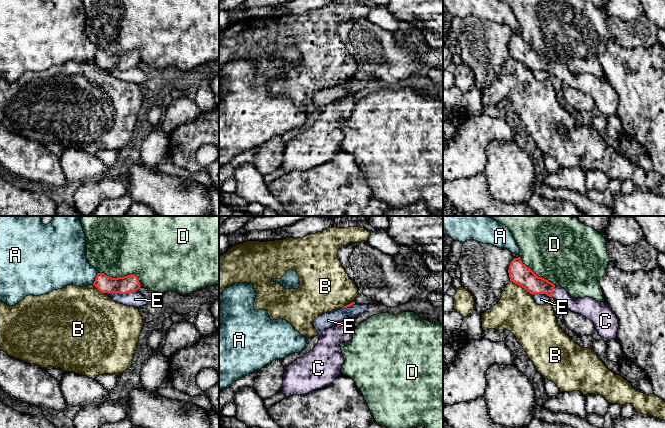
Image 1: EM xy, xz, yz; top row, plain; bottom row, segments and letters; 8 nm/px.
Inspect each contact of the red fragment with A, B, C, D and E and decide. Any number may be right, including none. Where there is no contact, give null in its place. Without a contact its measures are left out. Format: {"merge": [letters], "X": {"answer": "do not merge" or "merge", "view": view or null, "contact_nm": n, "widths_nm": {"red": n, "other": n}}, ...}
{"merge": ["C"], "A": {"answer": "do not merge", "view": "xy", "contact_nm": 120, "widths_nm": {"red": 140, "other": 300}}, "B": {"answer": "do not merge", "view": "yz", "contact_nm": 200, "widths_nm": {"red": 170, "other": 320}}, "C": {"answer": "merge", "view": "xz", "contact_nm": 140, "widths_nm": {"red": 50, "other": 200}}, "D": {"answer": "do not merge", "view": "xy", "contact_nm": 360, "widths_nm": {"red": 140, "other": 440}}, "E": {"answer": "do not merge", "view": "xy", "contact_nm": 240, "widths_nm": {"red": 140, "other": 120}}}

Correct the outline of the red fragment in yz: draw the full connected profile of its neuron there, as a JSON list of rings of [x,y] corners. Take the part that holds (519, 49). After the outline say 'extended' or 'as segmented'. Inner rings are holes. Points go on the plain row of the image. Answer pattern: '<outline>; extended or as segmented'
[[[520,33],[511,37],[508,49],[511,58],[521,62],[530,70],[546,70],[558,77],[563,84],[579,89],[592,97],[602,116],[616,115],[618,95],[605,77],[598,78],[590,73],[572,74],[564,64],[538,53],[522,39]]]; extended

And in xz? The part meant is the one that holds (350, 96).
[[[348,94],[336,103],[325,105],[316,122],[285,144],[281,169],[287,173],[308,170],[333,159],[342,151],[344,133],[341,119],[349,118],[354,110],[355,94]]]; extended

